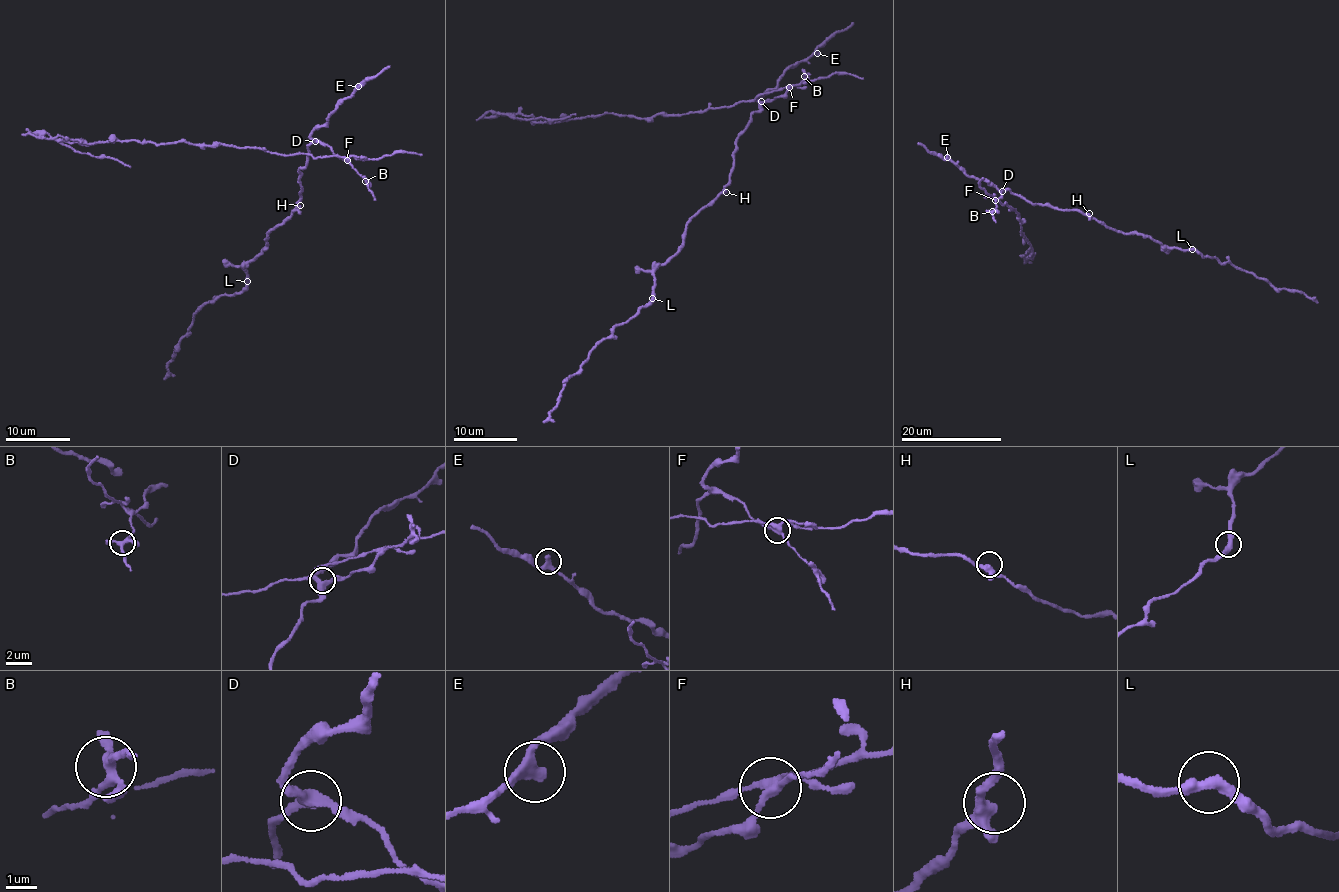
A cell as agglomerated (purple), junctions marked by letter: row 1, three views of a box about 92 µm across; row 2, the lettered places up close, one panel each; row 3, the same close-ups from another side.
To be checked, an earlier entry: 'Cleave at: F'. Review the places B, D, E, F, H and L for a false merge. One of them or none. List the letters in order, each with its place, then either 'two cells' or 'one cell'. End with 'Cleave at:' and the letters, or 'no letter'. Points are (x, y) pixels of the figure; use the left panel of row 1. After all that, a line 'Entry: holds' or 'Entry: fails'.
B: at (365, 181); one cell
D: at (315, 141); one cell
E: at (358, 86); one cell
F: at (347, 160); two cells
H: at (300, 205); one cell
L: at (247, 281); one cell
Cleave at: F
Entry: holds

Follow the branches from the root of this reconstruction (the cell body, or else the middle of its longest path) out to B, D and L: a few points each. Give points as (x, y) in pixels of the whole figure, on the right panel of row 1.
B: (1027, 201), (1006, 189), (995, 201), (996, 208), (992, 211)
D: (1027, 201), (1009, 190), (1002, 191)
L: (1027, 201), (1049, 204), (1061, 210), (1080, 209), (1106, 226), (1123, 233), (1143, 234), (1167, 248), (1192, 249)

